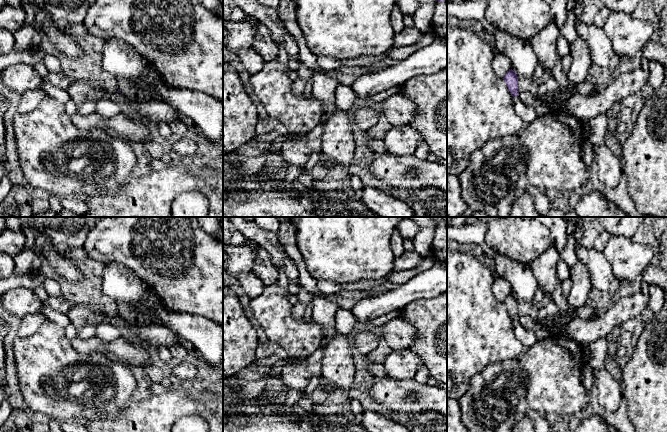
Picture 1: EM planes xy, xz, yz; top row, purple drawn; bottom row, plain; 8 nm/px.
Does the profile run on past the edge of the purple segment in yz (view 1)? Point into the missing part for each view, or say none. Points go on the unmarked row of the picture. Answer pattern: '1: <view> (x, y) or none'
1: none

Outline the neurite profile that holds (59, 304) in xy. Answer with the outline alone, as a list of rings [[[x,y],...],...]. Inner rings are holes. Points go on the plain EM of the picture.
[[[49,297],[45,304],[57,312],[67,314],[71,304],[63,297]]]

